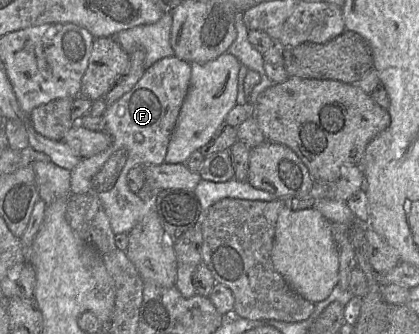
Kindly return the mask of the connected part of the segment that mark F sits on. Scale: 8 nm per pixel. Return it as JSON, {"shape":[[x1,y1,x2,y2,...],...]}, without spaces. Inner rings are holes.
{"shape":[[175,56,163,58,147,68,138,83,101,116,105,123,104,131,111,137,110,146,101,153,83,158,70,171,70,193,97,197,115,235,128,234,153,210,150,199,129,189,127,174,136,166,161,165,165,162,170,137,187,95,190,78,190,63]]}

